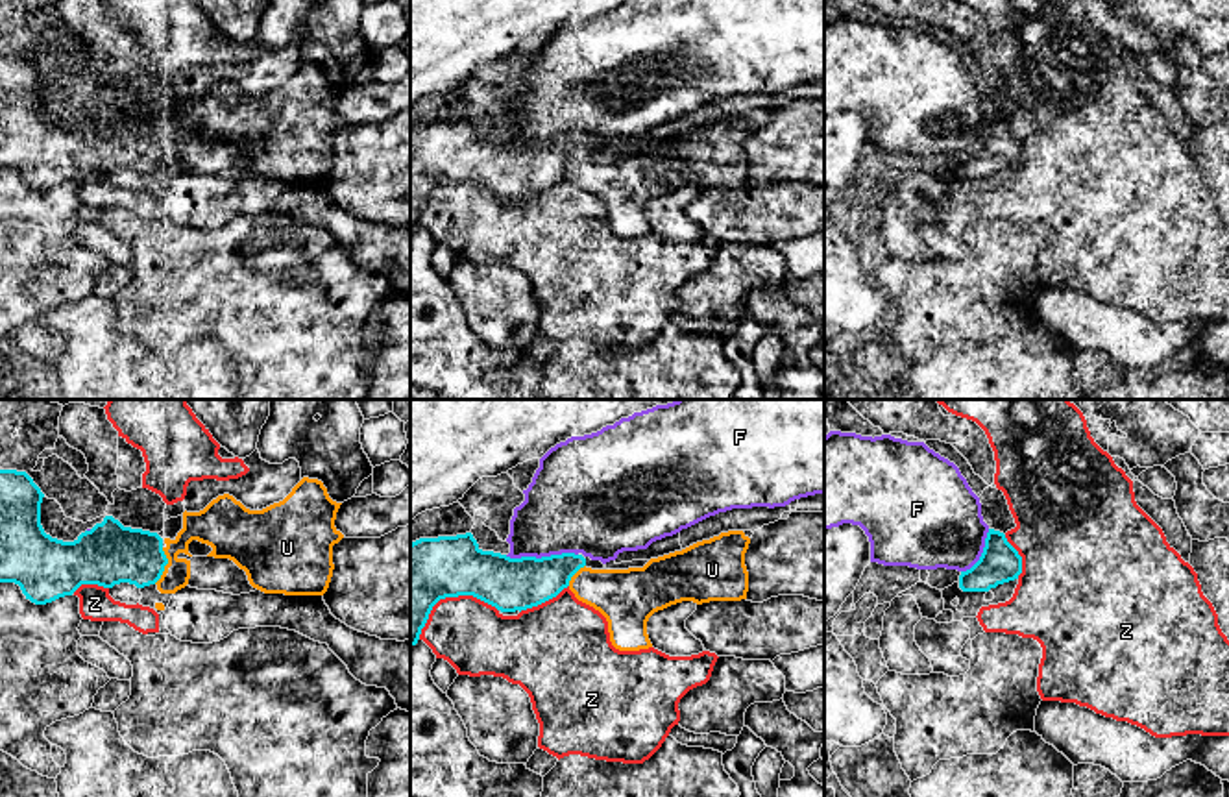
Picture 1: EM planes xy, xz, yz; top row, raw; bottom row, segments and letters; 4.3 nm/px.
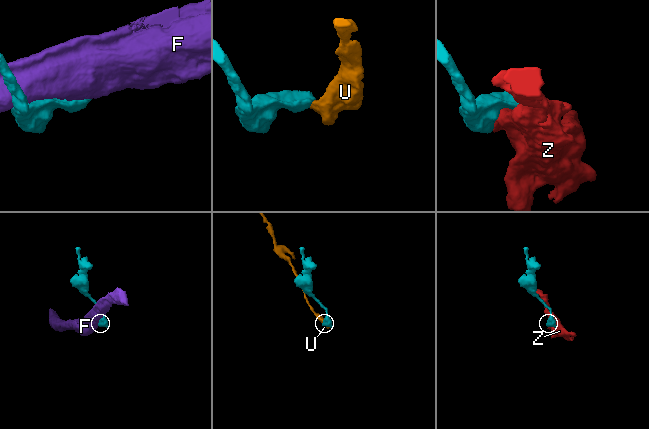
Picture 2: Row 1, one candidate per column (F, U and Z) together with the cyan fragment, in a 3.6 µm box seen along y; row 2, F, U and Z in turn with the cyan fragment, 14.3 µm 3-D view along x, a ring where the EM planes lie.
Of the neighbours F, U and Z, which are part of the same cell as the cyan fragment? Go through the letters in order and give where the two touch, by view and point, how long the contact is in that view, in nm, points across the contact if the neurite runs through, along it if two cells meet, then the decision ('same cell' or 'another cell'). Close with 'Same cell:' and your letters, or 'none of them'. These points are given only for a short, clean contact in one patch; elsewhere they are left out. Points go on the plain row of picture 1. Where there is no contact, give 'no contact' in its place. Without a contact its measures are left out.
F: meets cyan in xz at (542, 143); contact 320 nm long; another cell
U: meets cyan in xy at (165, 150); contact 170 nm long; same cell
Z: meets cyan in xz at (450, 182); contact 380 nm long; another cell
Same cell: U

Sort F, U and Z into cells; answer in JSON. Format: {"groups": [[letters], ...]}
{"groups": [["F"], ["U"], ["Z"]]}

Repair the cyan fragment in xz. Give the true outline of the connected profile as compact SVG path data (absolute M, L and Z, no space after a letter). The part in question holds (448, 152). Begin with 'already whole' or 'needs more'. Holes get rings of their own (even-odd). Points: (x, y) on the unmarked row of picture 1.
needs more | M728 116L643 153L591 155L575 139L510 144L482 137L471 118L420 124L410 129L410 235L440 185L473 181L501 198L521 198L564 174L606 203L615 235L649 235L647 207L654 198L682 187L747 185L748 129L743 116Z

